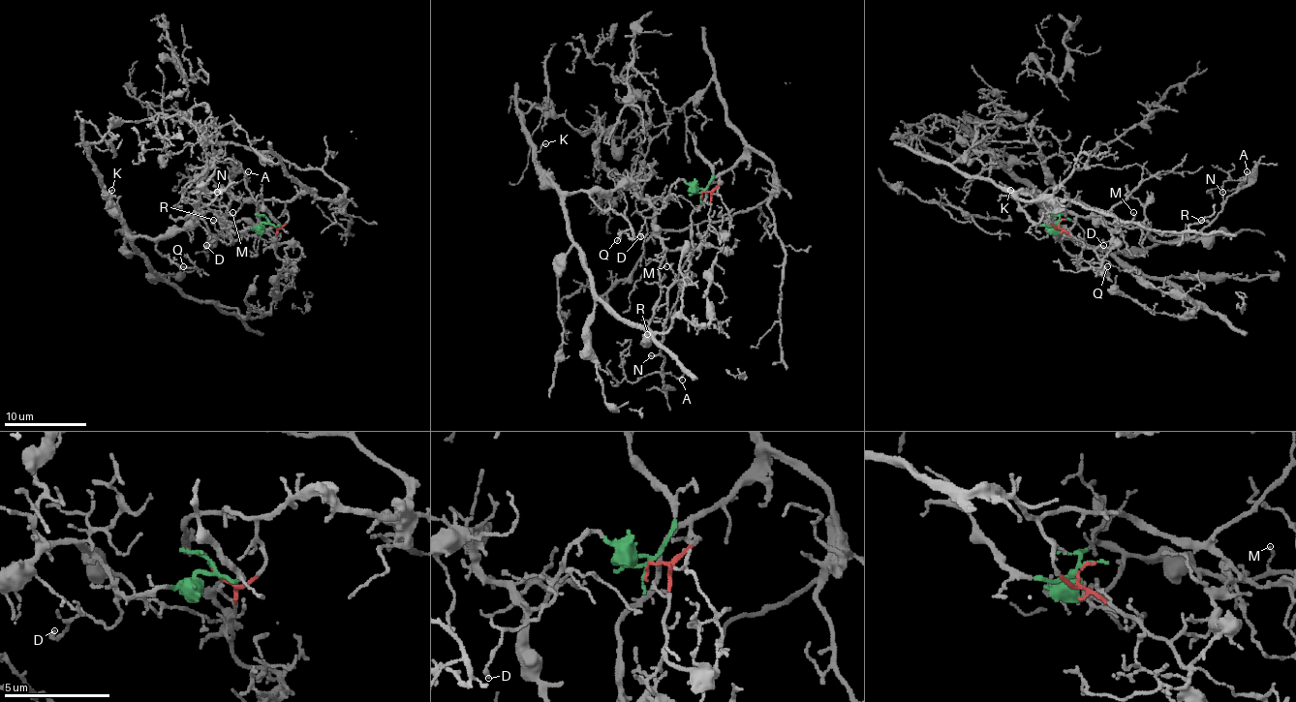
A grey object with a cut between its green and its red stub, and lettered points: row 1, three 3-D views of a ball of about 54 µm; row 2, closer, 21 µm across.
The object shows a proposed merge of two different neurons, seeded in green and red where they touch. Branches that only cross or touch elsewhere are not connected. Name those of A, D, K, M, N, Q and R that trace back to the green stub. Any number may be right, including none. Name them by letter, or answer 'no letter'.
D, K, M, Q

